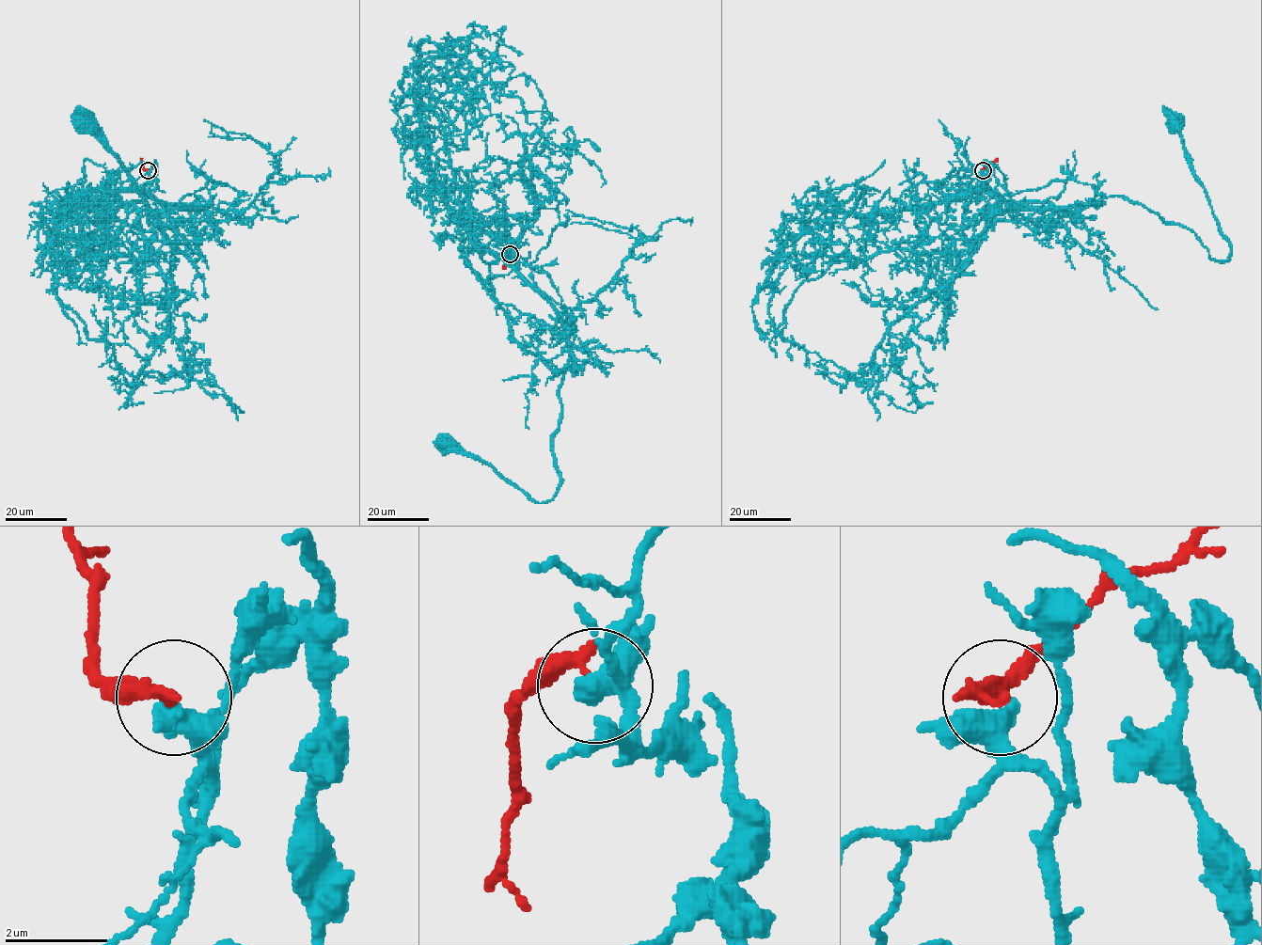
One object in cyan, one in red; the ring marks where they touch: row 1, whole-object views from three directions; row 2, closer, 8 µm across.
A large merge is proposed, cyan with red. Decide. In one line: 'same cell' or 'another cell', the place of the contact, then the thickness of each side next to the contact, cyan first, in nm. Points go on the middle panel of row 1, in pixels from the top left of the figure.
another cell; place (510, 254); calibres 320 and 240 nm

